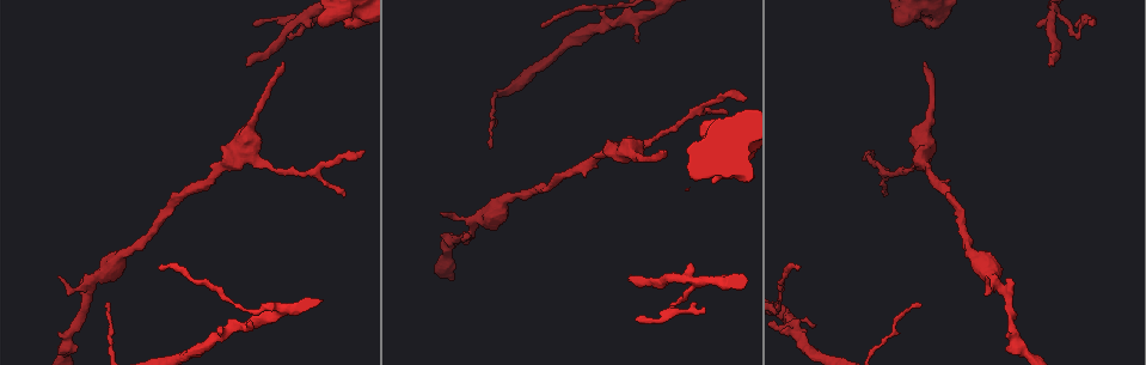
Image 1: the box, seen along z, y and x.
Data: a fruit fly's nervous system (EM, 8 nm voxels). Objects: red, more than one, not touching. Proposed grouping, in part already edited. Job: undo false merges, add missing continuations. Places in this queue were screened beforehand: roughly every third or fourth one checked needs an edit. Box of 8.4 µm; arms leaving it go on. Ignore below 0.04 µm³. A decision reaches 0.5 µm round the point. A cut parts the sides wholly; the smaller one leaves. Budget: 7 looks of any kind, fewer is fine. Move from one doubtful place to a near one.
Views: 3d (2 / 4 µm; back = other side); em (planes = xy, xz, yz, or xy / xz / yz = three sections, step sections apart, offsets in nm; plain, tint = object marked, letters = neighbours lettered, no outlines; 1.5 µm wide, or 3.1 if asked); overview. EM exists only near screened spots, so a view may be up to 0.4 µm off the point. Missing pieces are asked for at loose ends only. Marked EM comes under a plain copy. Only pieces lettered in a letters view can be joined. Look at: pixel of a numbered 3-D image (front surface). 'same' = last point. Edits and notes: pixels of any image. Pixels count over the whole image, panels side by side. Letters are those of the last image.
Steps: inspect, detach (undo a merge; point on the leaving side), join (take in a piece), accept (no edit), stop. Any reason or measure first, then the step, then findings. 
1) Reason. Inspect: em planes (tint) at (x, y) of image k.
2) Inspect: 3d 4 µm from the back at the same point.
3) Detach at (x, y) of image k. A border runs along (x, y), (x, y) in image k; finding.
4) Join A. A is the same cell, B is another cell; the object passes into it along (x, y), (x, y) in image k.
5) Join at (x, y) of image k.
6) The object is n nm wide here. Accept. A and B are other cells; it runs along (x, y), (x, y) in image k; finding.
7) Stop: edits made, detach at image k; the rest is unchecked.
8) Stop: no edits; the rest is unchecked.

Branch stops here. Inspect: em planes (letters) at (249, 65) of image 1.

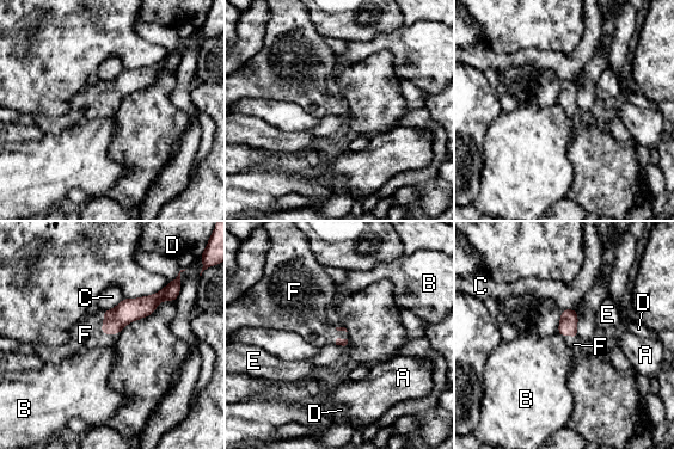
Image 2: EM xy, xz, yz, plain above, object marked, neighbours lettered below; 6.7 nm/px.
Join F. F is the same cell, A, B, C, D and E are other cells; the object passes into it along (129, 309), (100, 330), (85, 334) in image 2; it goes on there.

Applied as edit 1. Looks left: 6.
Thick end. Inspect: 3d 2 µm at (935, 28) of image 1.

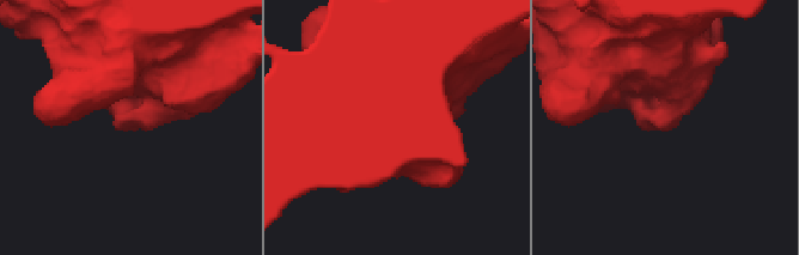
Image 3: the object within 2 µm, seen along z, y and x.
Inspect: em yz step 8 (tint) at (665, 128) of image 3.

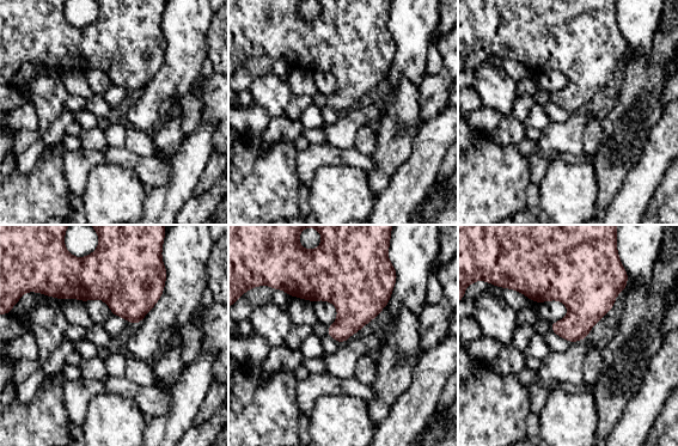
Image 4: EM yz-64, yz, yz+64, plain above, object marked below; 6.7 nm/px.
Inspect: em xy step 4 (letters) at the same point.

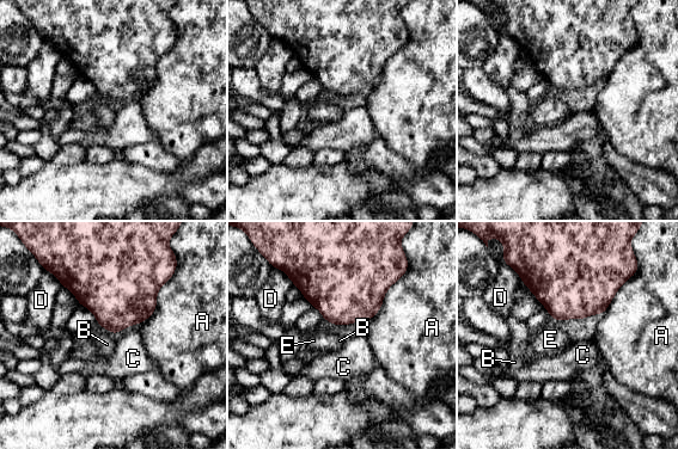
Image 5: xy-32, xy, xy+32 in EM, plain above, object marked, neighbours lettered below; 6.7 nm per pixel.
Accept. A, B, C, D and E are other cells; a border runs along (110, 331), (115, 334) in image 5; none of them fits.

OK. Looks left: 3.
Inspect: 3d 4 µm at (637, 41) of image 1.

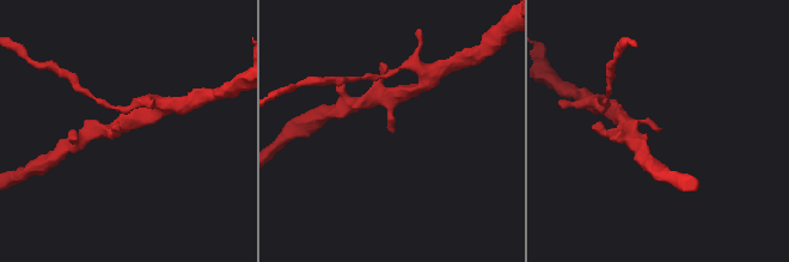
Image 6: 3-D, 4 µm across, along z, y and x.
The arms are 220, 240 nm wide; shape alone is not enough. Inspect: em xz step 8 (letters) at (659, 129) of image 6.

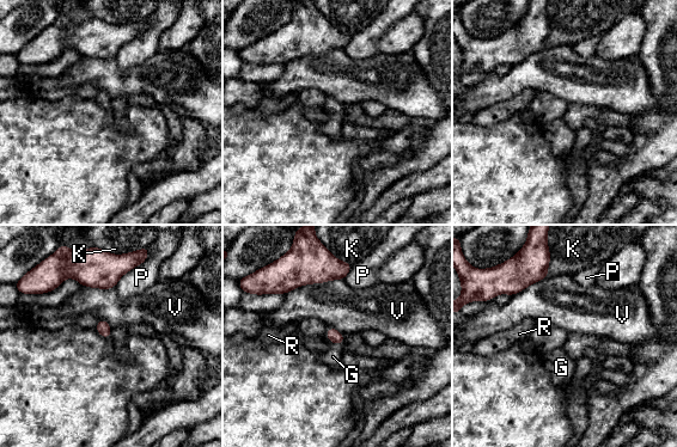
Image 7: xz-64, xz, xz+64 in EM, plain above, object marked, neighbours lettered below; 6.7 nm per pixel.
The longest contact is with V, 400 nm. Join G. G is the same cell, K, P, R and V are other cells; the object passes into it along (334, 336), (336, 343), (333, 356) in image 7; it goes on there.

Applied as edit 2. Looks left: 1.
Stop: edits made, join at image 2, join at image 7; the rest is unchecked.

